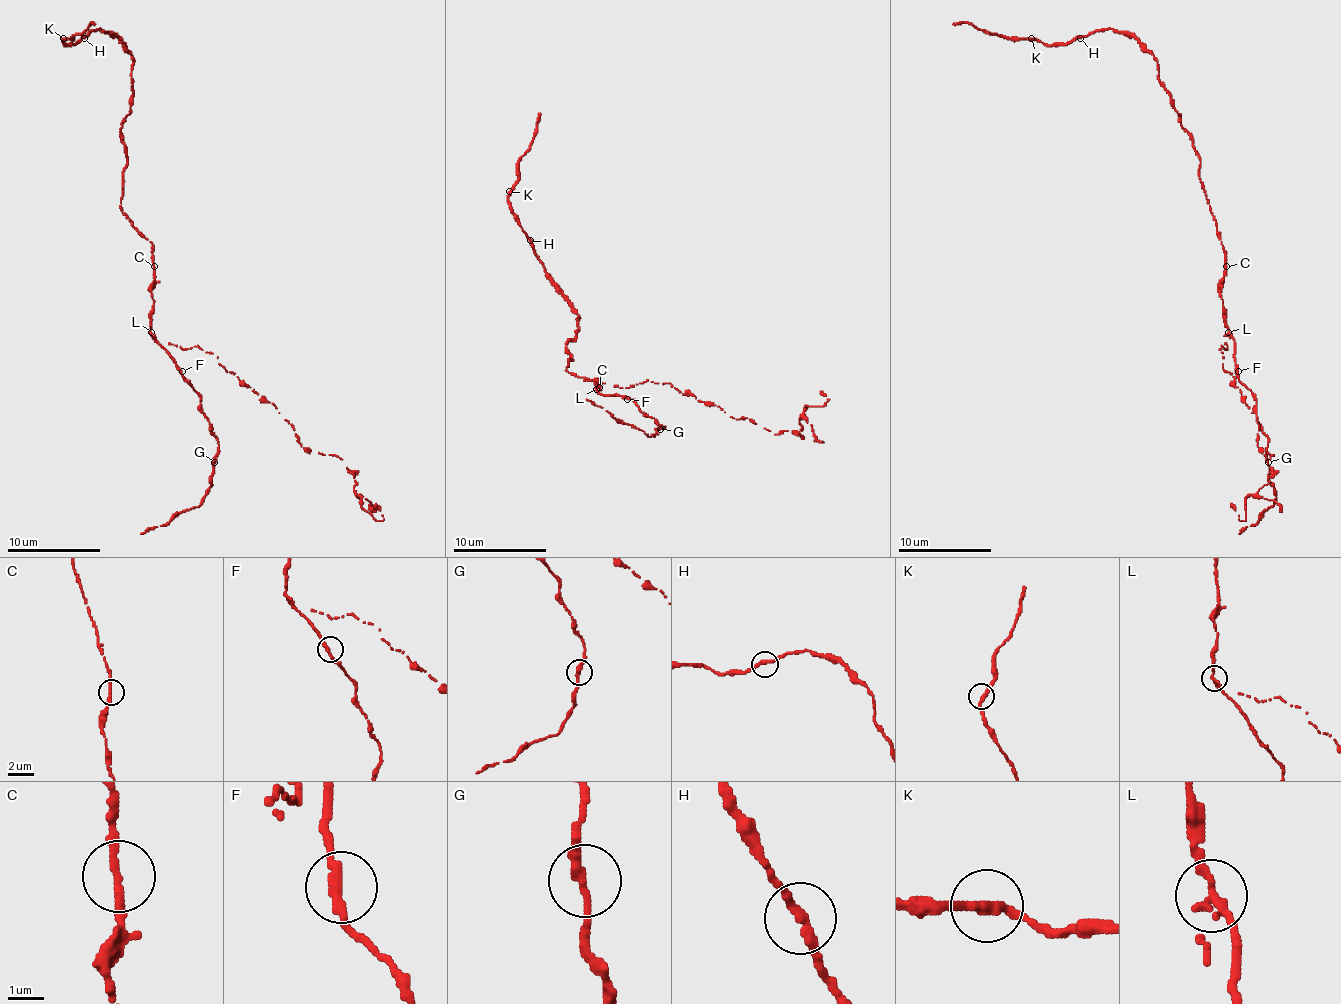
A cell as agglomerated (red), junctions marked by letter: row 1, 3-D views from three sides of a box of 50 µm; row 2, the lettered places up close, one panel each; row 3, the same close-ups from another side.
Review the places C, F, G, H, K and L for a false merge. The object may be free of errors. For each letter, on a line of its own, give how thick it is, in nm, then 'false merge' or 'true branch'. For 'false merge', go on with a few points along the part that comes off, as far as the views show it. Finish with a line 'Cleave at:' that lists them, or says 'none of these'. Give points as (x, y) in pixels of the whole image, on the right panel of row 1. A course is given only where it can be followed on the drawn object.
C: 260 nm | true branch
F: 300 nm | true branch
G: 280 nm | true branch
H: 280 nm | true branch
K: 320 nm | true branch
L: 280 nm | false merge | (1229, 332), (1222, 367), (1259, 425), (1259, 448), (1273, 455), (1268, 483), (1247, 497), (1245, 520), (1231, 504)
Cleave at: L

